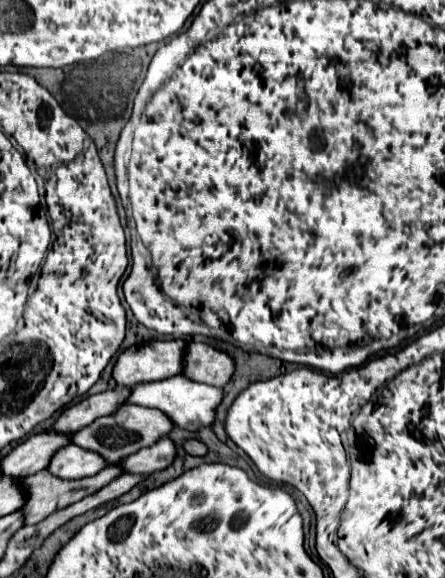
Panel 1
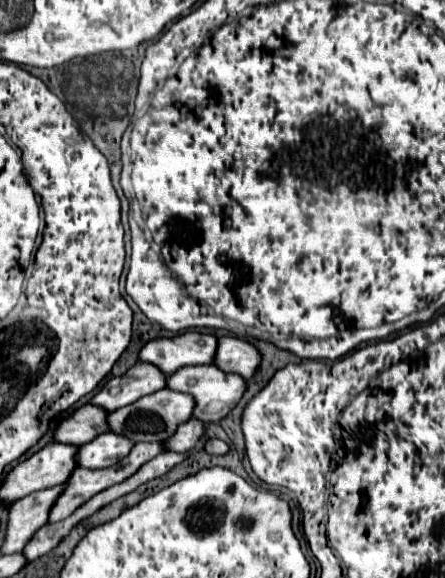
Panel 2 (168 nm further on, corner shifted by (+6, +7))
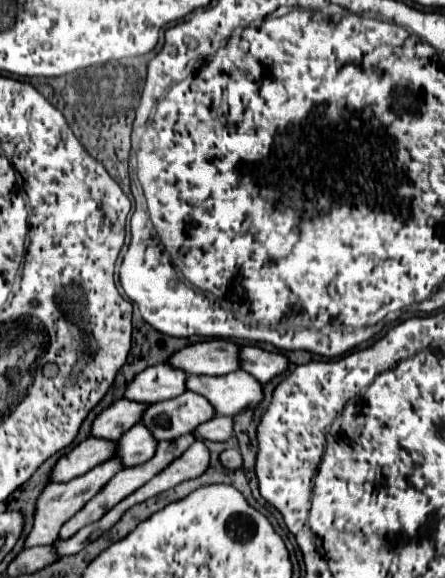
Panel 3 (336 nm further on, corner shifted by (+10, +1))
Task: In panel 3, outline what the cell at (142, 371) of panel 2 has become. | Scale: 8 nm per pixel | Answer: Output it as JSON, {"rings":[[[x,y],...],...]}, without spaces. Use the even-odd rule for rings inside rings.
{"rings":[[[153,365],[135,375],[135,379],[125,389],[125,399],[149,405],[173,399],[185,393],[185,379],[187,373],[179,369],[167,365]]]}

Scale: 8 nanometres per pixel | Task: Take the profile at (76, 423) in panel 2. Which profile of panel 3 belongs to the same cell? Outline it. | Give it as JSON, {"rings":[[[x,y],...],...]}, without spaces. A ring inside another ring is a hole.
{"rings":[[[127,399],[111,403],[95,417],[91,425],[91,437],[117,441],[125,431],[129,431],[129,427],[137,423],[137,415],[141,415],[145,407],[145,403],[133,403]]]}

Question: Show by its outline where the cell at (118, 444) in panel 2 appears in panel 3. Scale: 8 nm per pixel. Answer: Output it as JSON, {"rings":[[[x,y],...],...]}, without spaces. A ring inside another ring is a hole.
{"rings":[[[133,425],[117,441],[117,451],[113,457],[117,457],[123,467],[133,467],[151,459],[155,447],[157,447],[157,441],[149,435],[149,431],[145,431],[145,427]]]}

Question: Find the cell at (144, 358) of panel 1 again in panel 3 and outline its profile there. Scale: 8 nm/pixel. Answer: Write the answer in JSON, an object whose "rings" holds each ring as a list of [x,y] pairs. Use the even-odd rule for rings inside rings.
{"rings":[[[211,339],[183,347],[167,359],[167,365],[189,375],[227,375],[239,369],[237,353],[237,343],[227,339]]]}

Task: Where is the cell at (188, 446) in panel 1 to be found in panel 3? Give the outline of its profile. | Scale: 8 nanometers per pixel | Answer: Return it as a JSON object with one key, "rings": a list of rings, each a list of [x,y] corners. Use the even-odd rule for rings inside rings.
{"rings":[[[225,449],[221,455],[219,455],[219,461],[223,467],[227,469],[239,469],[241,467],[241,453],[237,449]]]}

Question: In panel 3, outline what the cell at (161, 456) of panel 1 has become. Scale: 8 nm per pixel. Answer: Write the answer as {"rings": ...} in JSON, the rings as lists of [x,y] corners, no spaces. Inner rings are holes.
{"rings":[[[213,417],[205,423],[201,423],[193,435],[201,441],[227,441],[231,437],[233,431],[233,421],[231,417]]]}

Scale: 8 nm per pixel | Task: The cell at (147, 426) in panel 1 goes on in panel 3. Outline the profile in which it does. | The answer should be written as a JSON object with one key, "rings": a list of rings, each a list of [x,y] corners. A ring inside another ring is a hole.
{"rings":[[[185,391],[175,399],[149,405],[139,423],[151,431],[155,441],[169,441],[191,433],[197,425],[209,421],[209,417],[215,415],[207,399],[193,391]]]}

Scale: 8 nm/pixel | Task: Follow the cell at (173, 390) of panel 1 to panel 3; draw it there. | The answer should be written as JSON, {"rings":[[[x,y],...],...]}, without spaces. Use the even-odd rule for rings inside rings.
{"rings":[[[237,369],[227,375],[189,375],[187,389],[203,395],[215,409],[215,415],[237,415],[261,403],[263,389],[249,373]]]}

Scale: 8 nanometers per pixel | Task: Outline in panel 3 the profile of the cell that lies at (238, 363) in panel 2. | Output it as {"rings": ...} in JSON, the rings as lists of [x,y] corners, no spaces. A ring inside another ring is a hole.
{"rings":[[[239,347],[241,369],[253,375],[259,383],[267,383],[287,367],[287,359],[279,353],[269,353],[259,347]]]}

